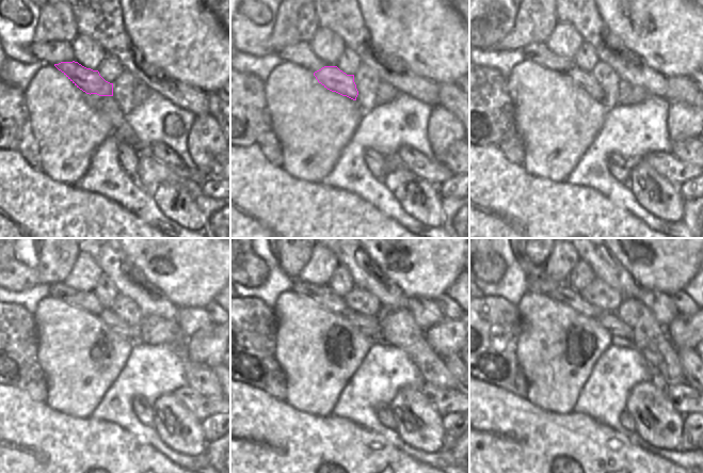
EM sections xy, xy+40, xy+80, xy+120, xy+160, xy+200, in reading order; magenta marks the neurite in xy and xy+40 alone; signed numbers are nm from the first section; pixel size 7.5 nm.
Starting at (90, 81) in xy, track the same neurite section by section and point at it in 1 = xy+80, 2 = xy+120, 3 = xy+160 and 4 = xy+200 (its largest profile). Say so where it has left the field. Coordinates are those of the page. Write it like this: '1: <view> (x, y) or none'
1: xy+80 (585, 80)
2: xy+120 (114, 322)
3: xy+160 (369, 326)
4: xy+200 (610, 321)

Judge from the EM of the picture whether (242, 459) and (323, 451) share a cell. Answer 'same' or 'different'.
same

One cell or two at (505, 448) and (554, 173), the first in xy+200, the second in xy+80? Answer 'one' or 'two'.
two

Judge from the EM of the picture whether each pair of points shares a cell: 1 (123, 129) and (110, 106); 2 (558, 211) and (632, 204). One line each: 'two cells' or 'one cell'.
1: one cell
2: two cells

